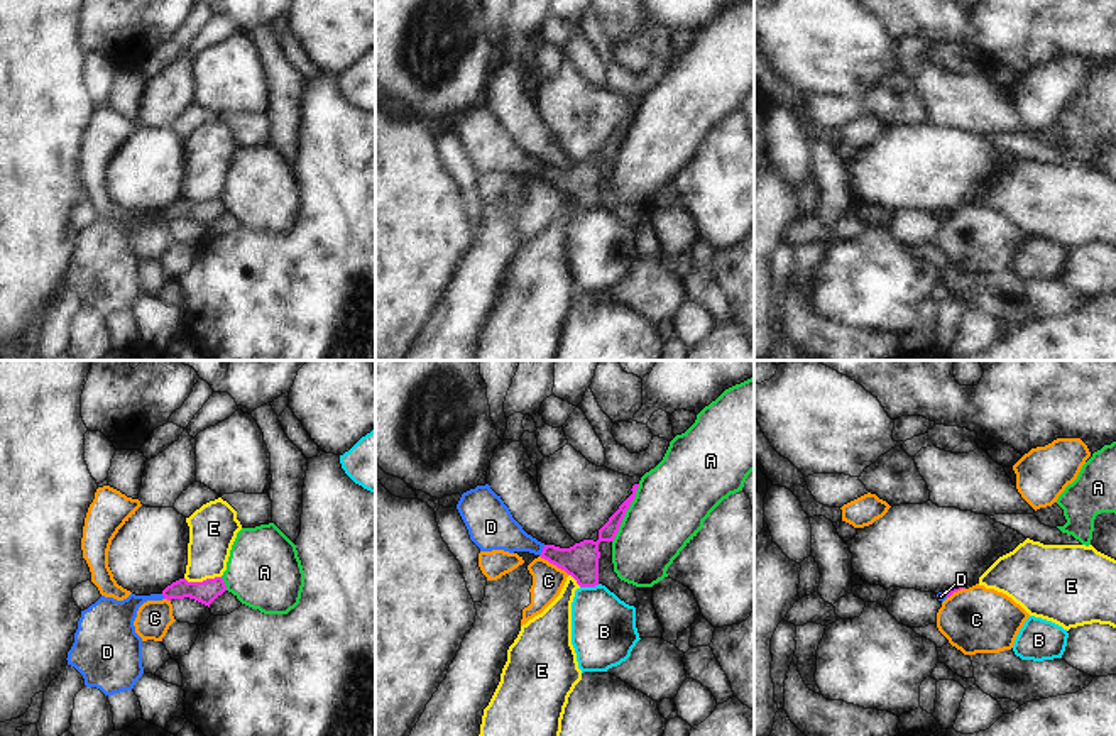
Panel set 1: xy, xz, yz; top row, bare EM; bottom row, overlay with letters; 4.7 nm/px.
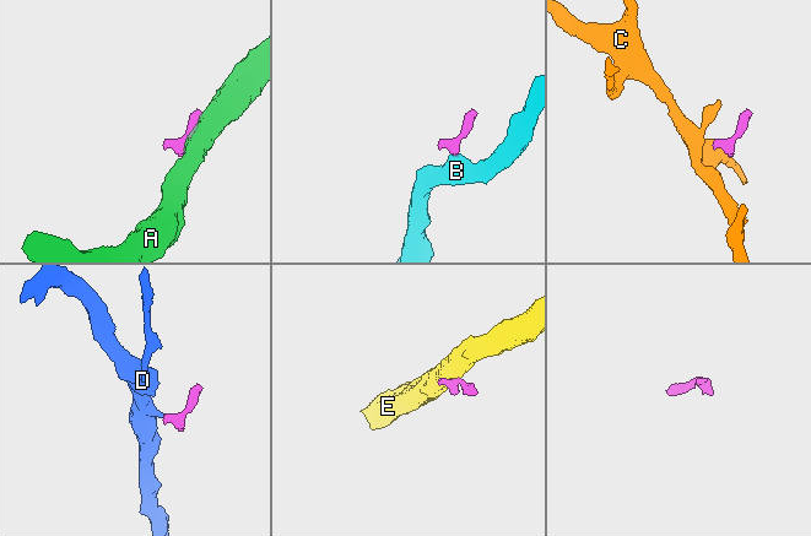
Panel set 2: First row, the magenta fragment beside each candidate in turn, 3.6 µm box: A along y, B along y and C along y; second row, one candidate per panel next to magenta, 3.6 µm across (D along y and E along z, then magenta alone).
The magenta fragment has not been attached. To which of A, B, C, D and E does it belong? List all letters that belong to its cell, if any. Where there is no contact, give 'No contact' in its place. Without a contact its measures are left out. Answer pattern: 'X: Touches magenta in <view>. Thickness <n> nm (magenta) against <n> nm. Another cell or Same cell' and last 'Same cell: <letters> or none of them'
A: Touches magenta in xz. Thickness 110 nm (magenta) against 360 nm. Another cell
B: Touches magenta in xz. Thickness 160 nm (magenta) against 300 nm. Another cell
C: Touches magenta in xz. Thickness 160 nm (magenta) against 150 nm. Another cell
D: Touches magenta in xz. Thickness 160 nm (magenta) against 200 nm. Same cell
E: Touches magenta in xy. Thickness 110 nm (magenta) against 220 nm. Another cell
Same cell: D.

